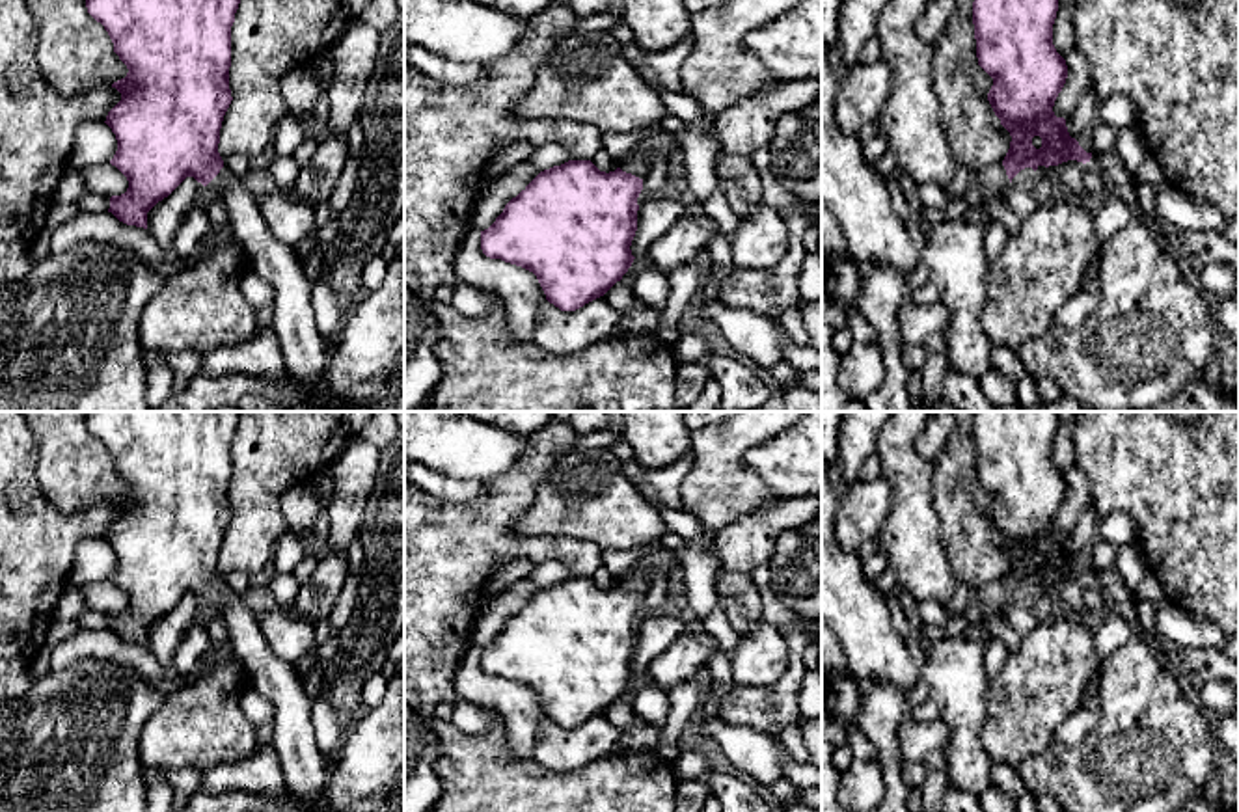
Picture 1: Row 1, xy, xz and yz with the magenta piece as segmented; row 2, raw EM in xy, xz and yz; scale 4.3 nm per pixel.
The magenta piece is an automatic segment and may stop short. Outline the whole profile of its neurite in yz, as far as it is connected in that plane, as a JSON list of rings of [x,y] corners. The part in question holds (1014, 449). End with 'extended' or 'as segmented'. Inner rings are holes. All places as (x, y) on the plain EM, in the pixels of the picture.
[[[974,412],[978,482],[993,495],[987,518],[1012,553],[1004,577],[974,592],[987,616],[1006,618],[1012,596],[1025,585],[1092,575],[1053,529],[1068,495],[1053,462],[1056,428],[1058,412]]]; extended

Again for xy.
[[[88,412],[88,430],[108,449],[114,469],[127,482],[125,495],[112,501],[121,518],[106,542],[117,557],[110,577],[129,598],[121,613],[110,615],[119,639],[147,646],[147,629],[186,594],[211,603],[224,620],[229,643],[250,674],[252,687],[274,708],[274,739],[287,793],[307,812],[334,812],[322,805],[326,769],[311,721],[313,698],[293,665],[279,659],[263,635],[257,603],[238,596],[218,570],[224,533],[233,518],[229,507],[231,443],[242,412]]]; extended

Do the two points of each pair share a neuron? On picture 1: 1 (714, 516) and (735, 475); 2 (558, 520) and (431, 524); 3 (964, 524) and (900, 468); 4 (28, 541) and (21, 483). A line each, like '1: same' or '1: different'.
1: same
2: different
3: different
4: same

